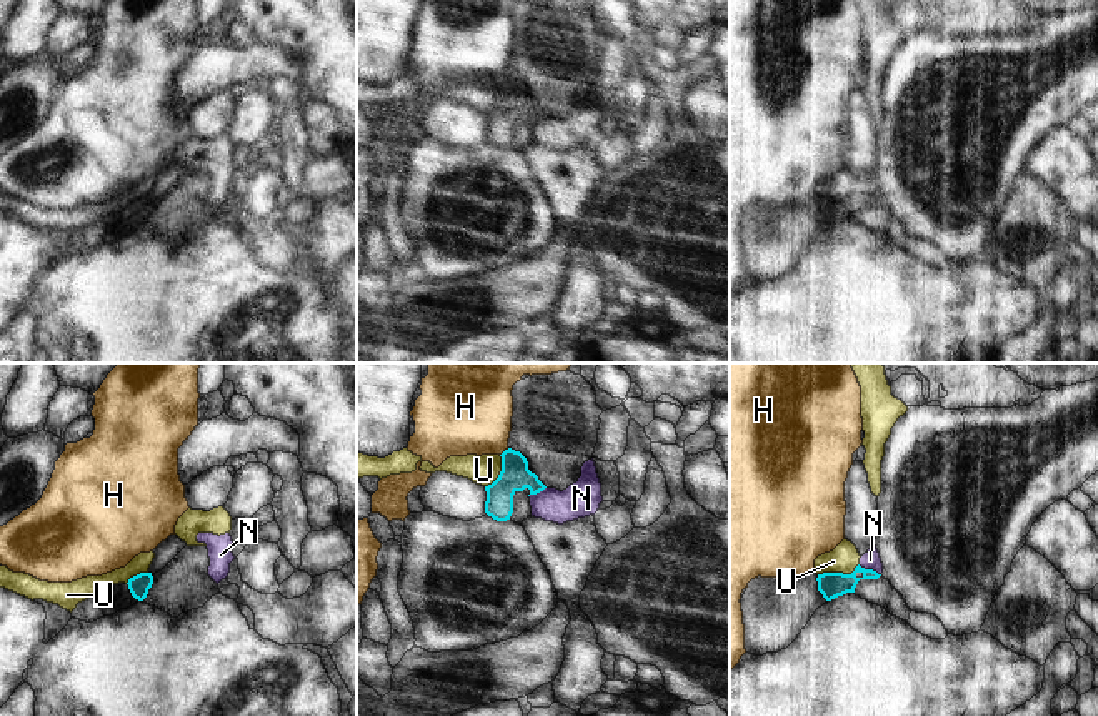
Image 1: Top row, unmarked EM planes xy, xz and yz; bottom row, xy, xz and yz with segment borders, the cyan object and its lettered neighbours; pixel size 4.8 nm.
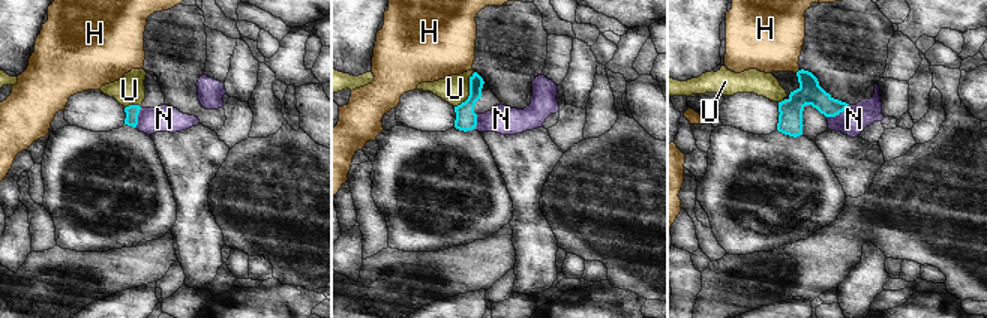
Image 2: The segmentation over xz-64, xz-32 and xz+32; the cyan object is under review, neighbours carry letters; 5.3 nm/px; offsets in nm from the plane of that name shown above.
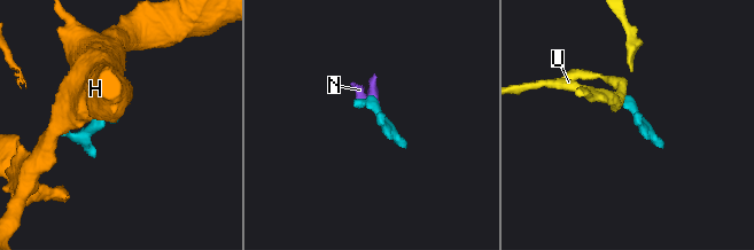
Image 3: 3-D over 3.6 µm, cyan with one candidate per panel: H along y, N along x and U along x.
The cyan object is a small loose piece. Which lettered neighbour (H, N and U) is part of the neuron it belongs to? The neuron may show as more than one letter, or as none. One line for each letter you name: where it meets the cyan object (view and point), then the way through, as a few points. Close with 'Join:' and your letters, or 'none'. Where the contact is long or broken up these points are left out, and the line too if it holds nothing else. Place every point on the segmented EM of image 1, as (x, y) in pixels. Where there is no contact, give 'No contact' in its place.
Join: none.

